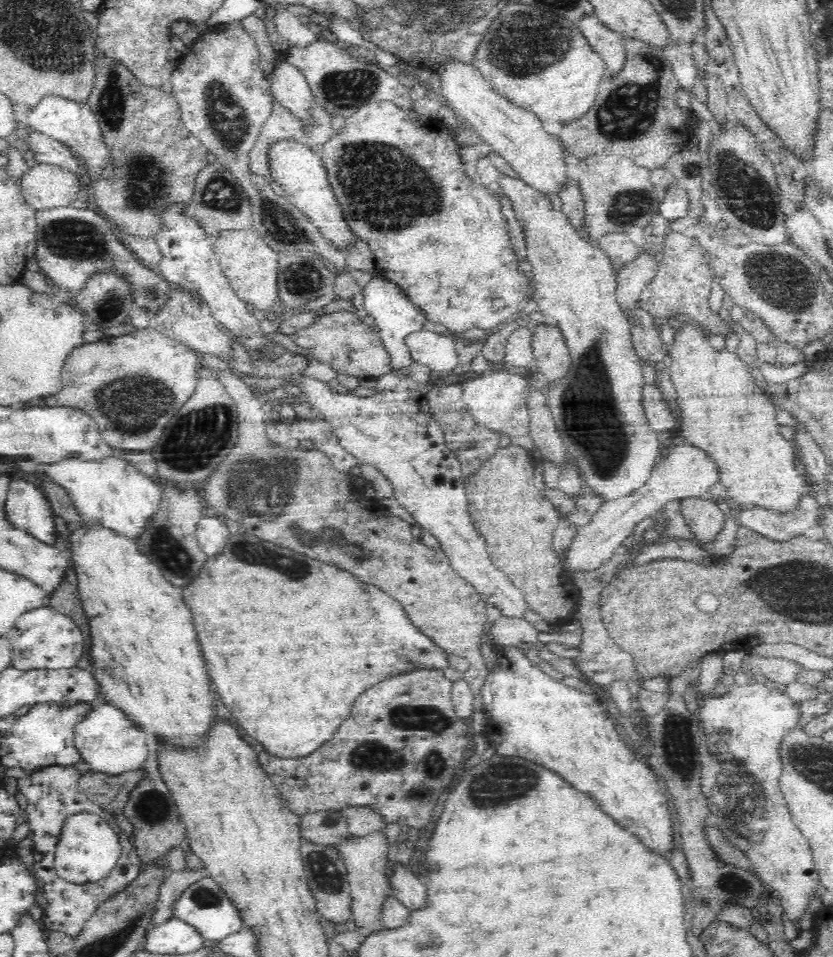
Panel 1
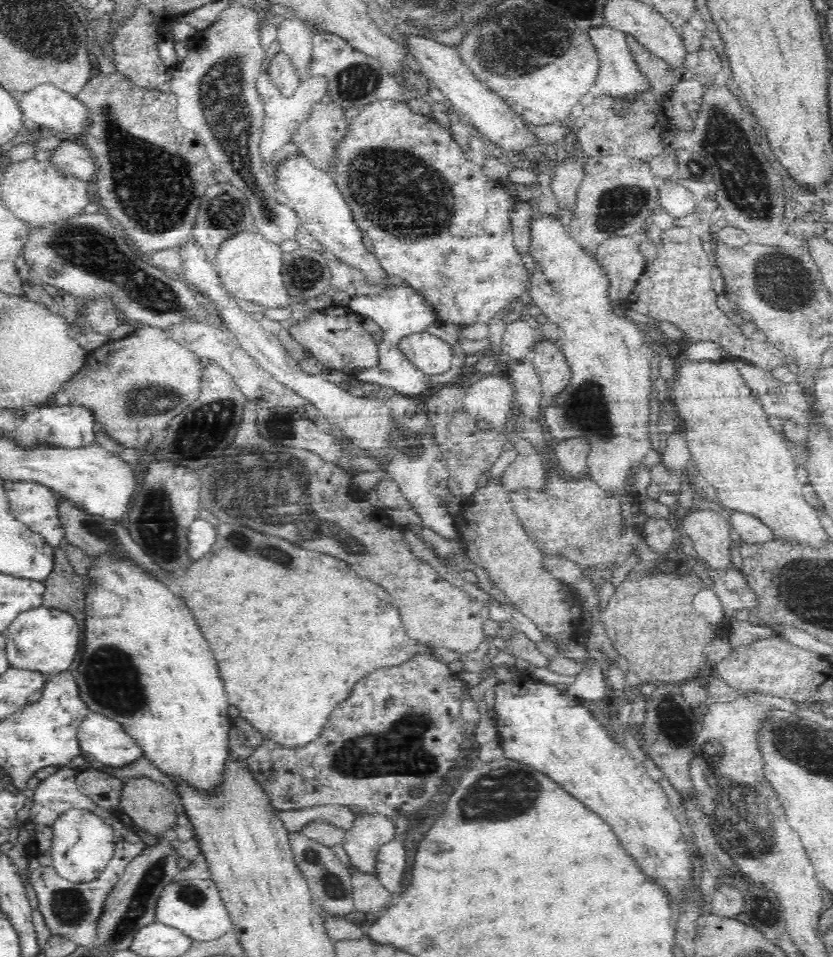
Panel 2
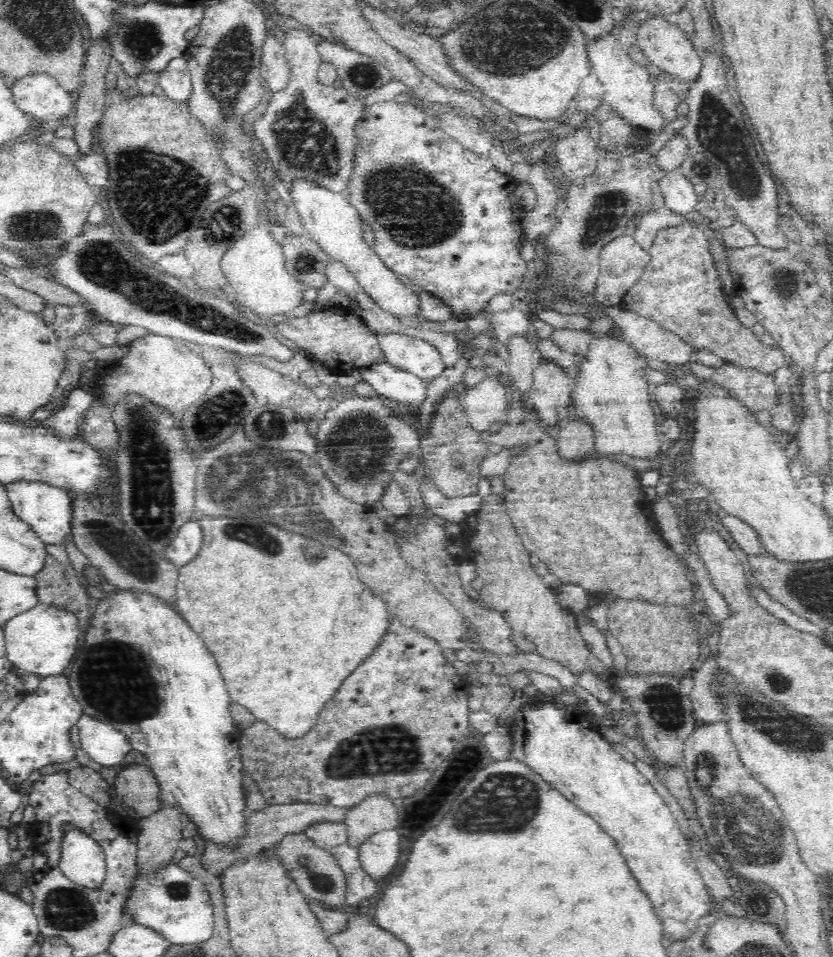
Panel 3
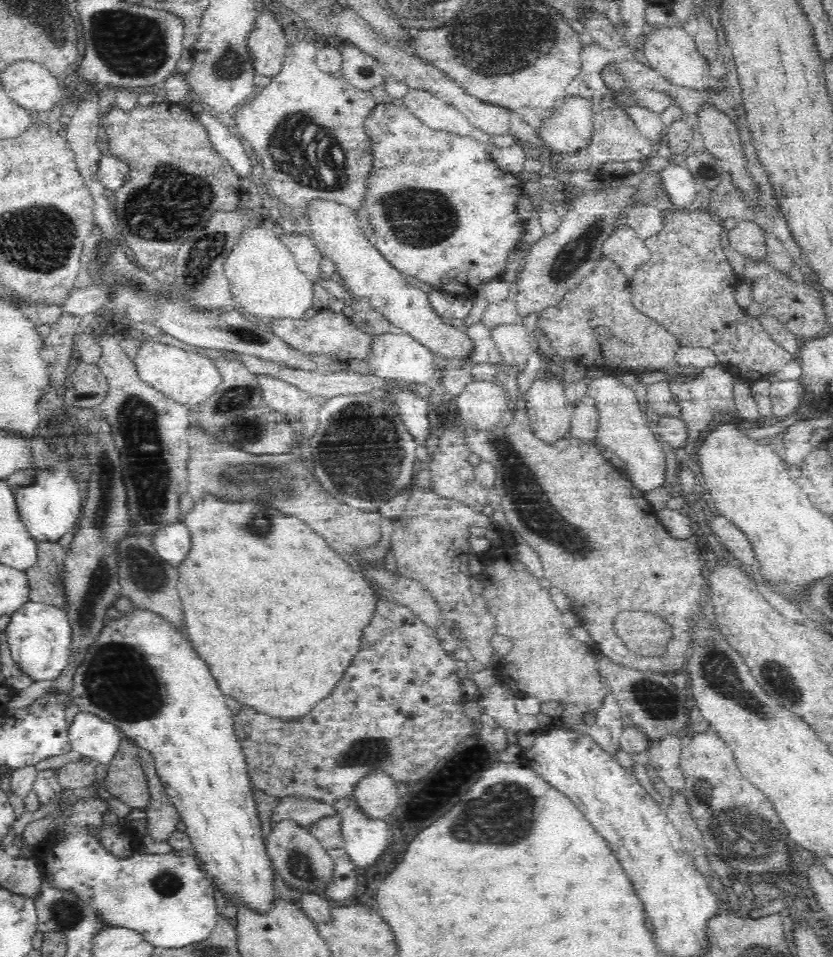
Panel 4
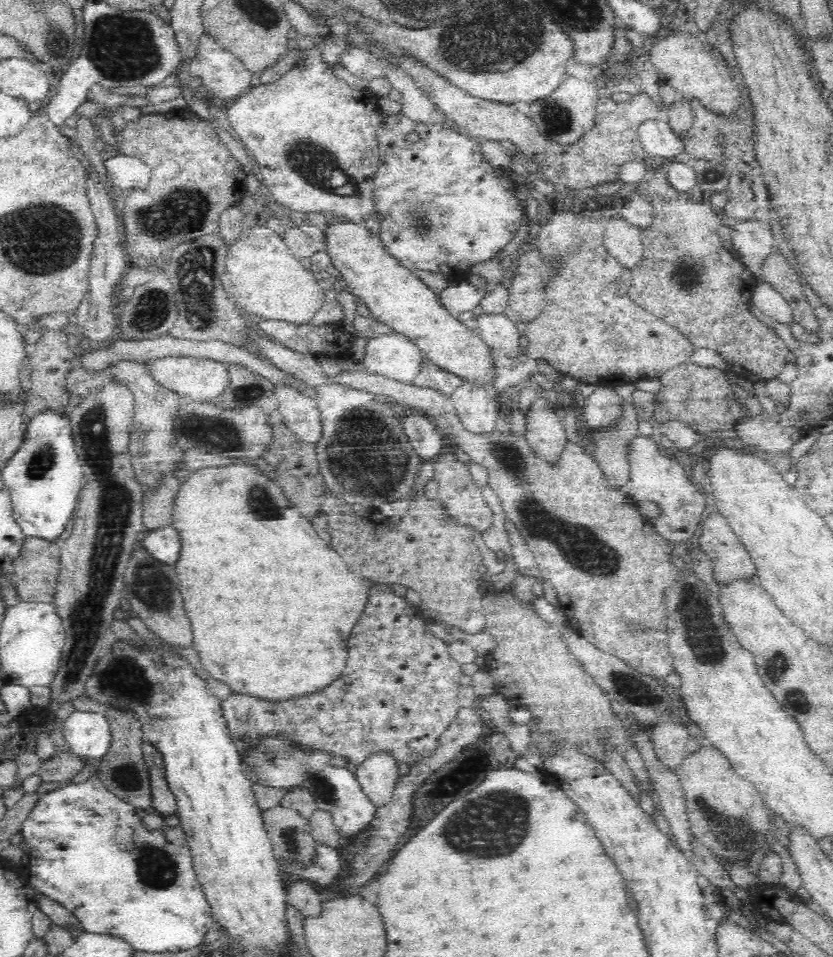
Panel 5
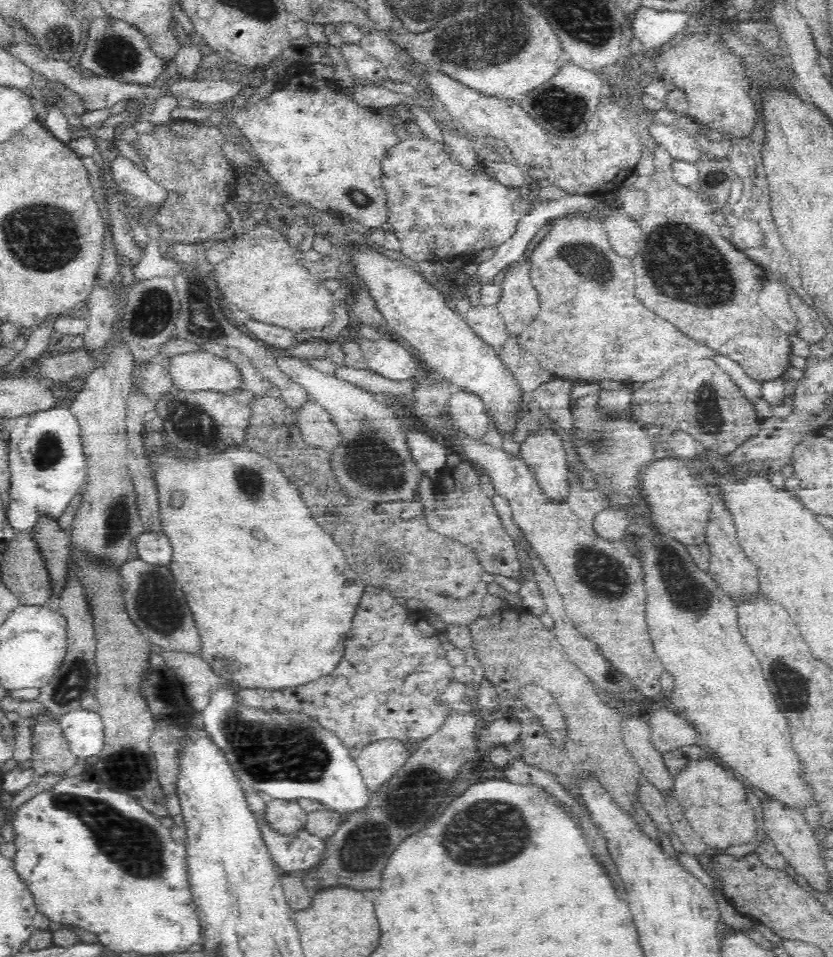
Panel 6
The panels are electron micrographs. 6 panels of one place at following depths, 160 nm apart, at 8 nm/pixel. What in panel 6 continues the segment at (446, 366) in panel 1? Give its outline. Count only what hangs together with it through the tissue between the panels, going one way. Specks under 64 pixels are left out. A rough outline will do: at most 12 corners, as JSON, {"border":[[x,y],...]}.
{"border":[[383,337],[360,344],[370,371],[413,378],[416,360]]}

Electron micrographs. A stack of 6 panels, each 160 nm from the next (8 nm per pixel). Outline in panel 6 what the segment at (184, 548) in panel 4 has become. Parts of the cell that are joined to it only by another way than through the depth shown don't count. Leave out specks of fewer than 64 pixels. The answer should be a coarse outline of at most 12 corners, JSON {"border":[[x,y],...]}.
{"border":[[162,530],[136,538],[136,558],[169,566],[171,546]]}

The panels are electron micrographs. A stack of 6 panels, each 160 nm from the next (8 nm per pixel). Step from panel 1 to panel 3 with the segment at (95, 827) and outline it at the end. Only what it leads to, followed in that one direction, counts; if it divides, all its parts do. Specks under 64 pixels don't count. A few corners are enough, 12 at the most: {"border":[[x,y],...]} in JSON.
{"border":[[68,830],[59,868],[73,884],[102,888],[107,864],[102,847]]}

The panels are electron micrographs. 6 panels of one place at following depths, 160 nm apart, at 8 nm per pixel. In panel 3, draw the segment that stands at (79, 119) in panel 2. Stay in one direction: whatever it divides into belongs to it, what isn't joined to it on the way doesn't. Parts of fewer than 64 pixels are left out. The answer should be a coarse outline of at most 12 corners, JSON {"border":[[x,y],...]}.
{"border":[[46,71],[9,83],[15,105],[33,122],[62,120],[75,93]]}

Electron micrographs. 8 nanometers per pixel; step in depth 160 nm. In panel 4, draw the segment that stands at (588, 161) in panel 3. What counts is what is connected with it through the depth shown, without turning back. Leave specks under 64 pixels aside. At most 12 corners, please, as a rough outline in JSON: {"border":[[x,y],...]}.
{"border":[[566,94],[539,126],[551,152],[576,154],[594,127],[591,99]]}

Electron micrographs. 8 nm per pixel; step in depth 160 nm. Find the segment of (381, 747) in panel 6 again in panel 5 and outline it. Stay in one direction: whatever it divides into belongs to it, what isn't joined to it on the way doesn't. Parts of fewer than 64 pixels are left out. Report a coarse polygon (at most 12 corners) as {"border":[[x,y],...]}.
{"border":[[375,752],[356,778],[377,808],[400,776],[393,752]]}

